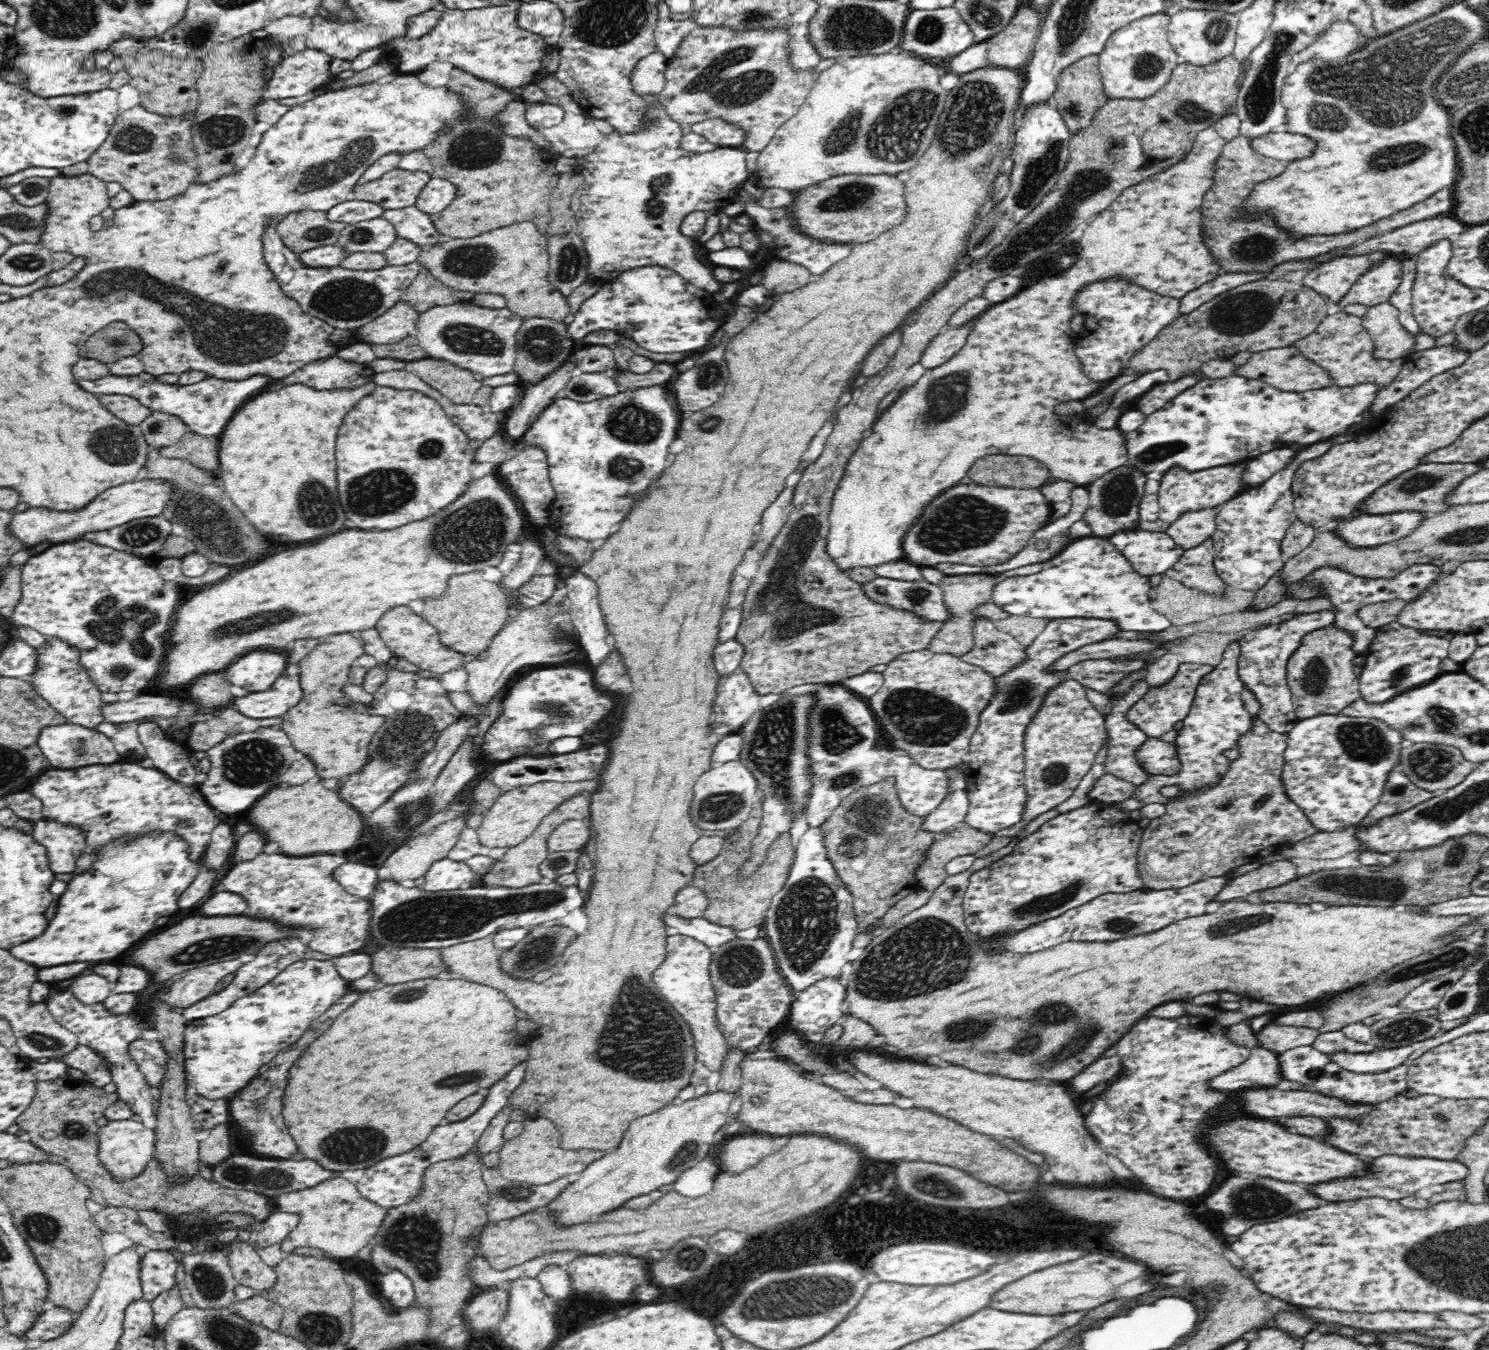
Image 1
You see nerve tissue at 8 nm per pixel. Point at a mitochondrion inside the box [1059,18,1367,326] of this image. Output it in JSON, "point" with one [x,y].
{"point":[1258,99]}

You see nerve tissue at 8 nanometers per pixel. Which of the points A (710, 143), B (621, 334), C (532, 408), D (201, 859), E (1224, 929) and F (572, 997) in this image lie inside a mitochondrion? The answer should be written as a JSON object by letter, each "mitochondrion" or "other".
{"A":"other","B":"other","C":"other","D":"other","E":"mitochondrion","F":"other"}

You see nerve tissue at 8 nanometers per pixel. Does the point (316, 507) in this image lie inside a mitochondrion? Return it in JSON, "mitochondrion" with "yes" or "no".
{"mitochondrion":"yes"}

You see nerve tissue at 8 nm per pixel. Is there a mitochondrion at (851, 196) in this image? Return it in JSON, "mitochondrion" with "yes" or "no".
{"mitochondrion":"yes"}

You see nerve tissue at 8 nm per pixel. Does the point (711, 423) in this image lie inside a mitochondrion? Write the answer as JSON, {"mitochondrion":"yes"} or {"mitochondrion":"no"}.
{"mitochondrion":"yes"}

